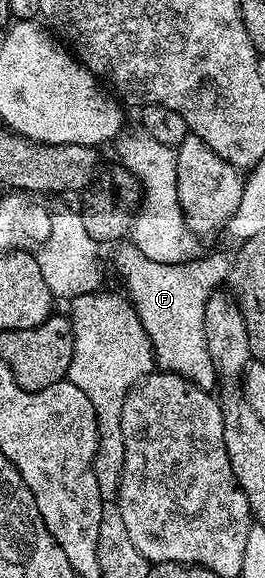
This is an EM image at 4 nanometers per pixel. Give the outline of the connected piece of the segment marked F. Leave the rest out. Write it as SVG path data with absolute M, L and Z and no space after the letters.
M131 241L120 242L115 250L115 267L153 347L156 366L162 371L182 375L204 391L212 392L215 383L218 384L219 372L207 349L206 305L220 288L218 286L228 282L236 252L217 251L185 263L167 263L144 256Z

